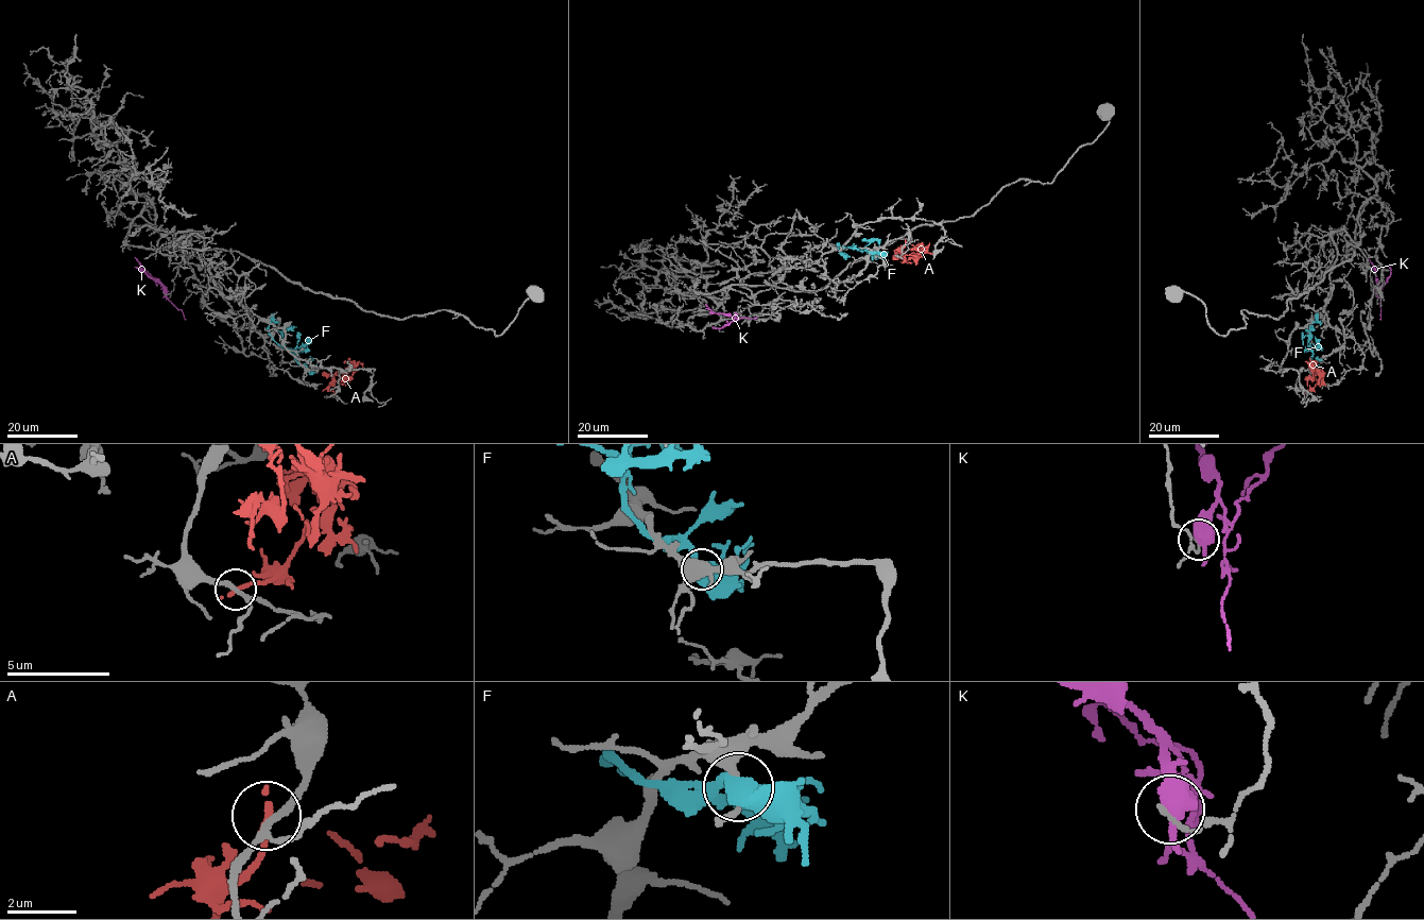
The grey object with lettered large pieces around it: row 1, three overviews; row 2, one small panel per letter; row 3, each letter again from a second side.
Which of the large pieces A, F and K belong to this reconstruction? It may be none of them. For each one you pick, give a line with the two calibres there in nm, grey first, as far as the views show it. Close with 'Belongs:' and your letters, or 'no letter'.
Belongs: no letter

